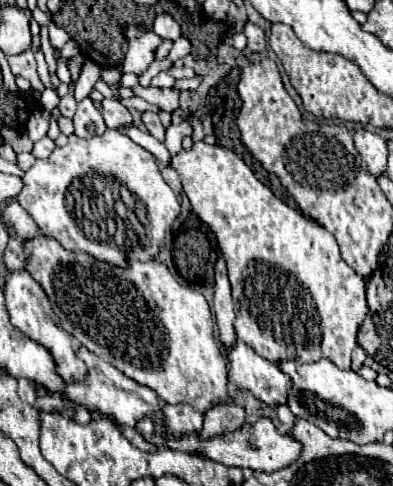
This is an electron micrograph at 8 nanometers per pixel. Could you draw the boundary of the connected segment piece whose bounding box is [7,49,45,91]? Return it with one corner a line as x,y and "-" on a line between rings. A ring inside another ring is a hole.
27,49
25,53
19,53
19,55
11,55
11,57
7,57
7,61
9,61
11,73
15,77
21,75
21,77
29,79
31,87
37,89
37,91
45,89
43,83
41,83
41,79
39,79
39,75
37,75
37,63
35,63
35,57
33,57
31,49

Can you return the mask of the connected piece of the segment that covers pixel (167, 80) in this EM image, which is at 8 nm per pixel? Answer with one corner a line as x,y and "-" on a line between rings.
161,71
157,76
151,80
151,87
159,88
173,88
175,86
176,79
171,77
165,71

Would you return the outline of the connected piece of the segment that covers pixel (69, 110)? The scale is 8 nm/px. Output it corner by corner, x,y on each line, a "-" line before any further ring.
69,87
69,95
67,95
67,97
61,98
61,101
59,101
59,109
60,112
65,115
65,117
73,119
76,108
77,103
75,103
75,99
73,99
73,87

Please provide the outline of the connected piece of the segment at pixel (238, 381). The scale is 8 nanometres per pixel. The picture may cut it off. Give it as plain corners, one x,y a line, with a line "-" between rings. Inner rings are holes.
237,343
227,353
229,359
229,395
231,399
247,389
269,407
285,405
289,401
291,379
271,363
257,355
249,345

